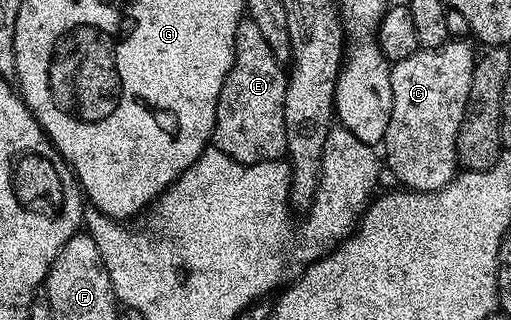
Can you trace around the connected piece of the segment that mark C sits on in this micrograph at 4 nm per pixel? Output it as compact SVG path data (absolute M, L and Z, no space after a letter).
M450 39L440 49L420 48L407 59L391 62L392 118L386 127L382 145L388 148L387 168L388 165L392 168L393 175L400 180L397 182L405 189L414 189L418 193L438 193L456 178L456 137L470 102L472 76L478 60L477 50L472 50L471 44L473 42L468 39Z

